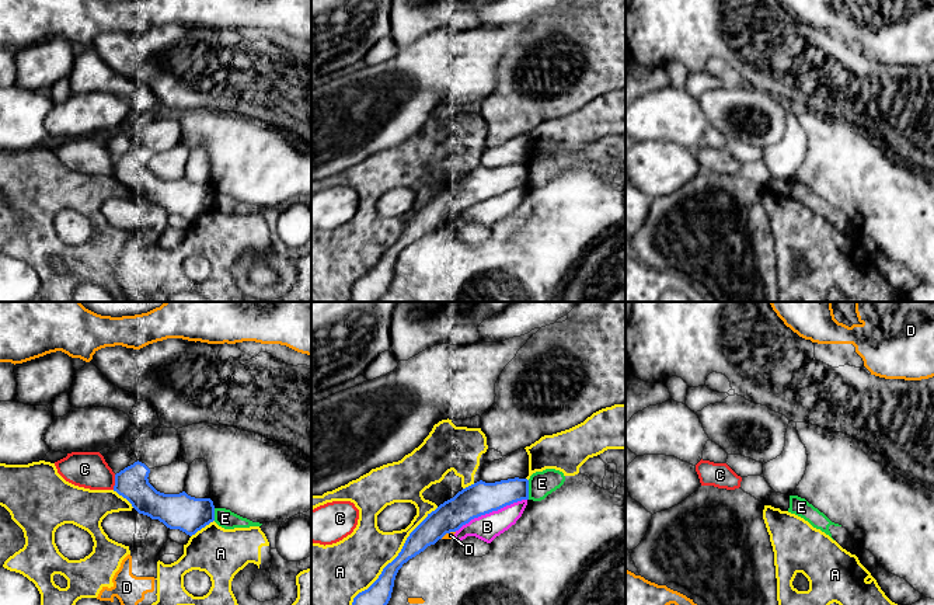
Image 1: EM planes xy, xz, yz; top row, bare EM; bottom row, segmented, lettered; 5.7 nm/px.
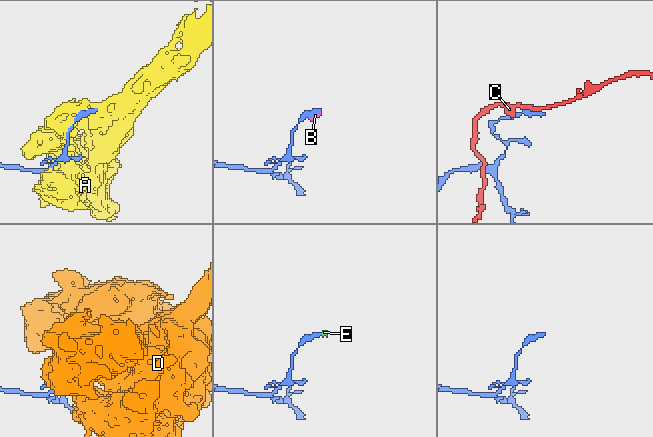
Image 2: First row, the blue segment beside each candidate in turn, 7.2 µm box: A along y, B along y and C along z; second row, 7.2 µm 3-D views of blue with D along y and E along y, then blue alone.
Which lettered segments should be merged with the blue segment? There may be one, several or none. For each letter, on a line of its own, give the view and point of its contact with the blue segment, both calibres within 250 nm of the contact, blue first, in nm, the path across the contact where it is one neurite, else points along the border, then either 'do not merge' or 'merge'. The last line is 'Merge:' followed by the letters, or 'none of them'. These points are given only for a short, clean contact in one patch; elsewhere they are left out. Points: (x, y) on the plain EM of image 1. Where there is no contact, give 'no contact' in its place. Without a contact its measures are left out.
A: meets blue in xz at (391, 247); 150 nm thick on the blue side, 320 nm on the other; do not merge
B: meets blue in xz at (490, 197); 190 nm thick on the blue side, 150 nm on the other; do not merge
C: meets blue in xy at (115, 167); 190 nm thick on the blue side, 200 nm on the other; do not merge
D: meets blue in xz at (448, 218); 190 nm thick on the blue side, 40 nm on the other; do not merge
E: meets blue in xz at (528, 176); 180 nm thick on the blue side, 140 nm on the other; border along xz (528, 166), (529, 184); do not merge
Merge: none of them

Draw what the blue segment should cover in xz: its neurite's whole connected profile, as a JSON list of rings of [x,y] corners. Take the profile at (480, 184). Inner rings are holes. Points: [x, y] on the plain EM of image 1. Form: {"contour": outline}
{"contour": [[[519,163],[495,168],[480,166],[459,177],[428,199],[410,219],[398,241],[383,254],[379,264],[353,284],[352,302],[377,302],[391,284],[394,265],[402,250],[435,230],[446,219],[456,218],[474,204],[522,185],[529,185],[529,166]]]}

